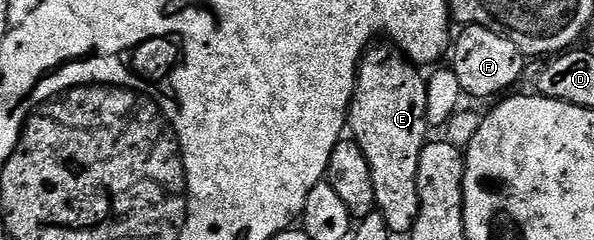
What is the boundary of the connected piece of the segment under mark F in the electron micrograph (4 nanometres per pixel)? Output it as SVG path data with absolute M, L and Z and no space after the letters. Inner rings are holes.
M470 24L461 27L459 31L460 37L457 40L455 37L450 48L450 67L454 74L458 74L458 82L462 82L465 97L488 100L491 96L499 97L512 90L507 88L512 88L519 82L526 63L526 57L520 47L510 42L510 38L506 38L503 32L495 32L493 28L486 26Z

